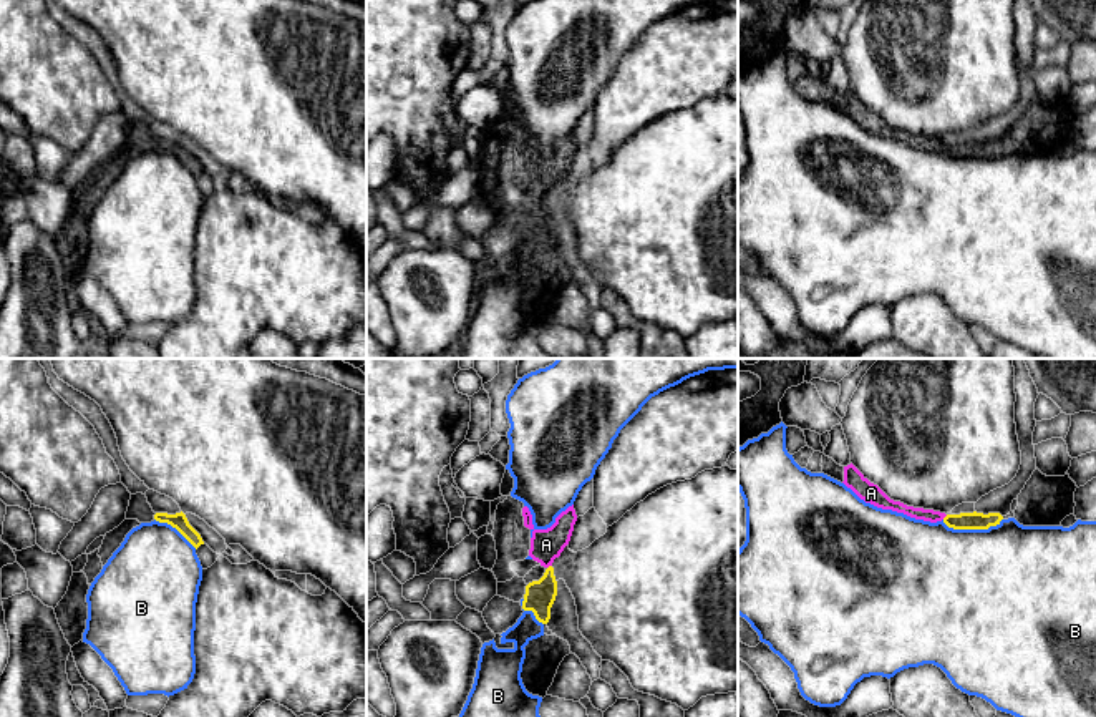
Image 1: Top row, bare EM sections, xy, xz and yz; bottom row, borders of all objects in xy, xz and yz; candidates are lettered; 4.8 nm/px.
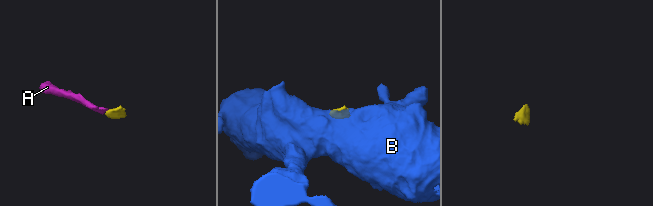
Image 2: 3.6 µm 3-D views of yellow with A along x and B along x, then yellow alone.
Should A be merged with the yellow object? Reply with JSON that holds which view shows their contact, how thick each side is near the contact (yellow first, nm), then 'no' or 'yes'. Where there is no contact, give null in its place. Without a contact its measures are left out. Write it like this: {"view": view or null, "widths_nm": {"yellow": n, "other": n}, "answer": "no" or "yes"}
{"view": "xz", "widths_nm": {"yellow": 150, "other": 160}, "answer": "yes"}

